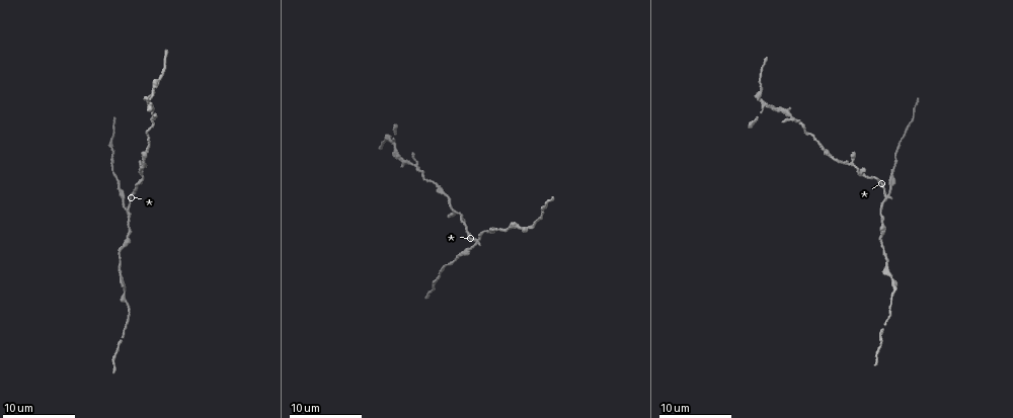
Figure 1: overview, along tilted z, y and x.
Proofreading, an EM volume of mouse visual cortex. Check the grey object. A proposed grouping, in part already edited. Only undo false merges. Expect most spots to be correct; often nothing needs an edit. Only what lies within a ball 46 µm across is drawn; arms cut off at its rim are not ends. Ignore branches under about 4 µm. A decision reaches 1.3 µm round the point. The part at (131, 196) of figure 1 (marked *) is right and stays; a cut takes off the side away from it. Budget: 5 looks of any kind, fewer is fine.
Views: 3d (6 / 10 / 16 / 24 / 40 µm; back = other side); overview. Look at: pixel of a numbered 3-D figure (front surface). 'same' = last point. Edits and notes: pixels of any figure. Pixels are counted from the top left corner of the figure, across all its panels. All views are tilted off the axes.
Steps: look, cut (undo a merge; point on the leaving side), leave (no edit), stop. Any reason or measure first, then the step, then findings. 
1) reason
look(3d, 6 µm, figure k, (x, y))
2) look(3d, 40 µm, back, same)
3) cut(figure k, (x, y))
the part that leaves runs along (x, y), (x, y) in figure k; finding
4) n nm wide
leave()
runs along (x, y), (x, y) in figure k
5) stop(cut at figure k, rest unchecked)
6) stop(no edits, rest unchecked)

side arm on a straight run
look(3d, 10 µm, figure 1, (477, 242))

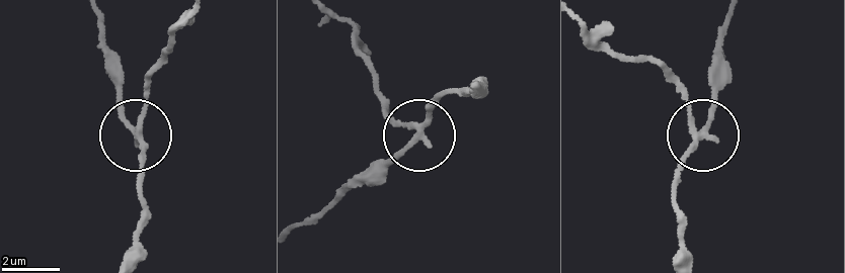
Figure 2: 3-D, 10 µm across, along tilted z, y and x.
200 nm wide
leave()
runs along (678, 84), (696, 126), (704, 128), (711, 64) in figure 2; all the same neuron

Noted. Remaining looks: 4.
two arms in line, one across
look(3d, 10 µm, figure 1, (458, 214))

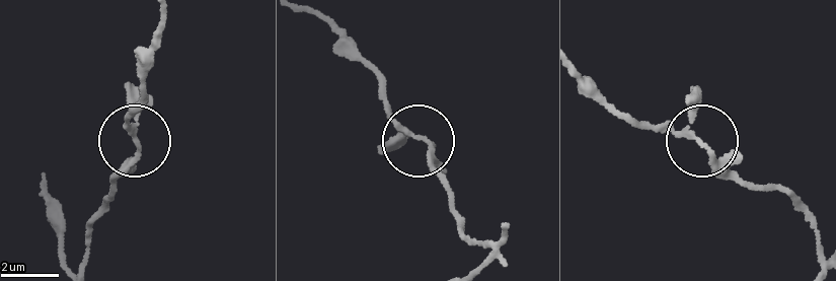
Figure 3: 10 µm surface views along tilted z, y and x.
look(3d, 10 µm, back, figure 3, (133, 139))

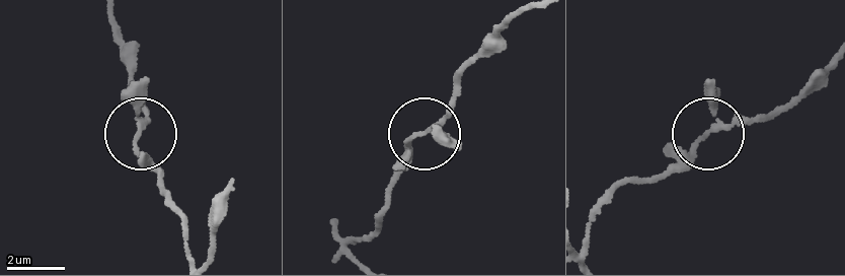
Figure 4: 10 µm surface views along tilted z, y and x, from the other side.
140 nm wide
leave()
runs along (373, 231), (407, 143), (451, 104), (461, 76), (474, 65) in figure 4; one neuron here

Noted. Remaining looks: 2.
narrows sharply
look(3d, 6 µm, figure 1, (124, 289))

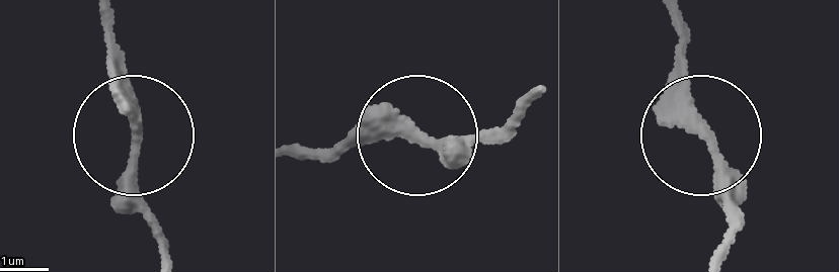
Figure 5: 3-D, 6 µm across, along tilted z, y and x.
leave()
runs along (107, 17), (107, 64), (156, 251) in figure 5; one neuron here

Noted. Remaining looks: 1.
stop(no edits, rest unchecked)

